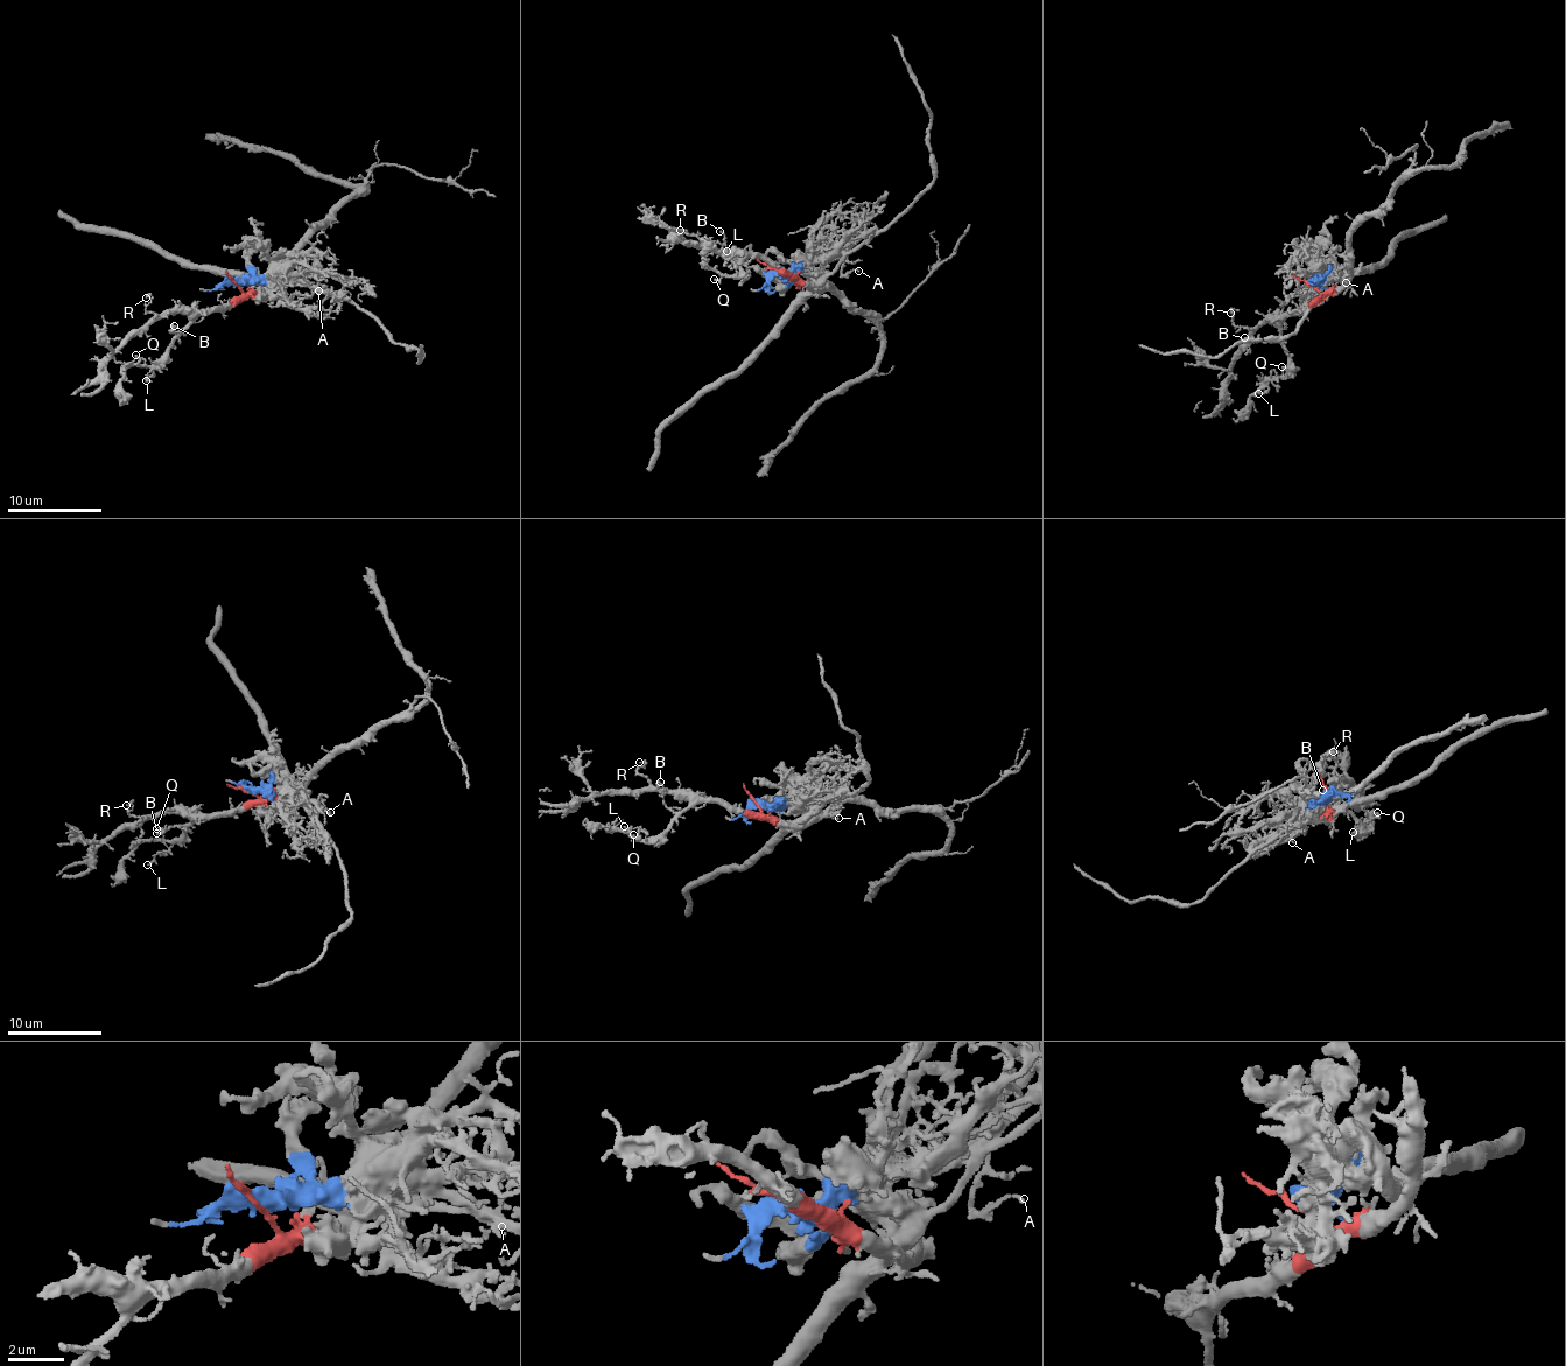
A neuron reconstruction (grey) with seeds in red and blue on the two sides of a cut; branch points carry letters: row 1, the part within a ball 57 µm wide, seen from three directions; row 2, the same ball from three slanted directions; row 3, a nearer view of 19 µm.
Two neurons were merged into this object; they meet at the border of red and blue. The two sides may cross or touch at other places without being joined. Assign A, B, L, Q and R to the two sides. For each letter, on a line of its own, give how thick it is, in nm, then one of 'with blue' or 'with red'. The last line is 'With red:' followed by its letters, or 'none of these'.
A: 90 nm thick; with blue
B: 100 nm thick; with red
L: 170 nm thick; with red
Q: 220 nm thick; with red
R: 90 nm thick; with red
With red: B, L, Q, R

